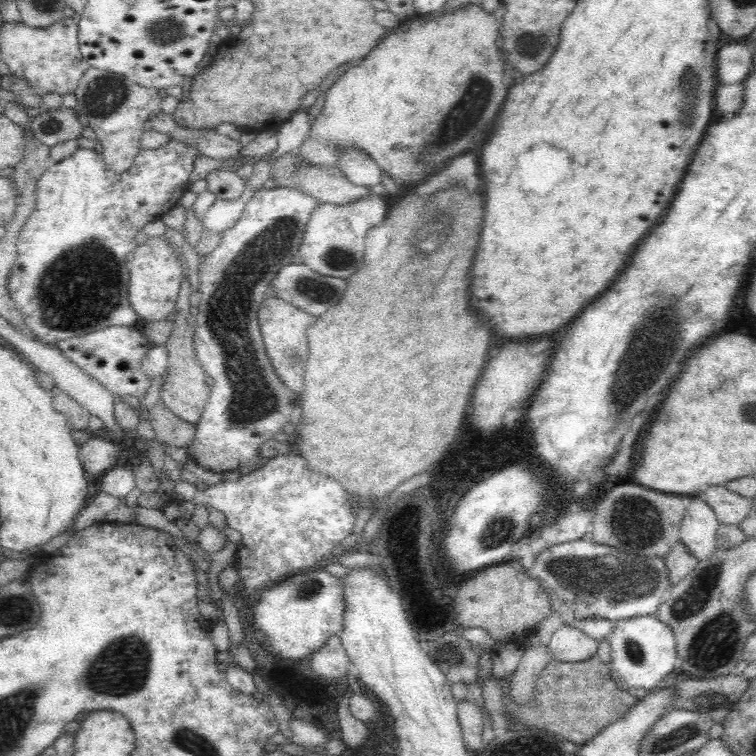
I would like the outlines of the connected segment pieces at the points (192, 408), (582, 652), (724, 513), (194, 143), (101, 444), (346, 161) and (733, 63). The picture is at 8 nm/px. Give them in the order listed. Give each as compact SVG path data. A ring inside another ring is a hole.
M186 278L182 280L180 286L180 298L178 298L178 318L176 322L176 330L174 336L170 338L168 344L164 344L170 352L170 364L168 368L172 368L172 374L162 390L162 402L182 420L190 422L190 424L198 424L202 420L202 414L206 410L206 404L210 400L210 384L206 382L206 372L202 370L202 364L194 352L194 334L198 332L198 318L192 316L190 312L190 302L192 302L192 294L194 290L190 288L190 282L186 282Z
M564 624L554 632L548 648L554 654L554 660L584 662L598 652L598 642L590 638L586 632L574 628L572 624Z
M708 486L702 492L704 502L714 510L716 520L726 526L738 526L746 520L746 516L754 508L754 500L744 498L738 492L732 492L730 488L724 486Z
M160 114L152 118L154 122L154 130L168 134L170 140L182 142L186 146L196 148L198 154L202 156L210 156L210 158L230 158L230 156L240 156L240 142L238 140L230 140L228 136L218 134L216 130L208 130L208 128L184 128L178 124L178 120L174 120L174 116L170 114Z
M90 438L80 444L80 460L86 476L102 476L118 464L118 446L104 438Z
M346 148L342 154L338 154L338 168L344 172L344 176L358 186L378 186L382 184L382 168L364 152L356 148Z
M744 42L720 44L714 62L718 84L736 84L742 82L752 70L752 50L748 50Z

